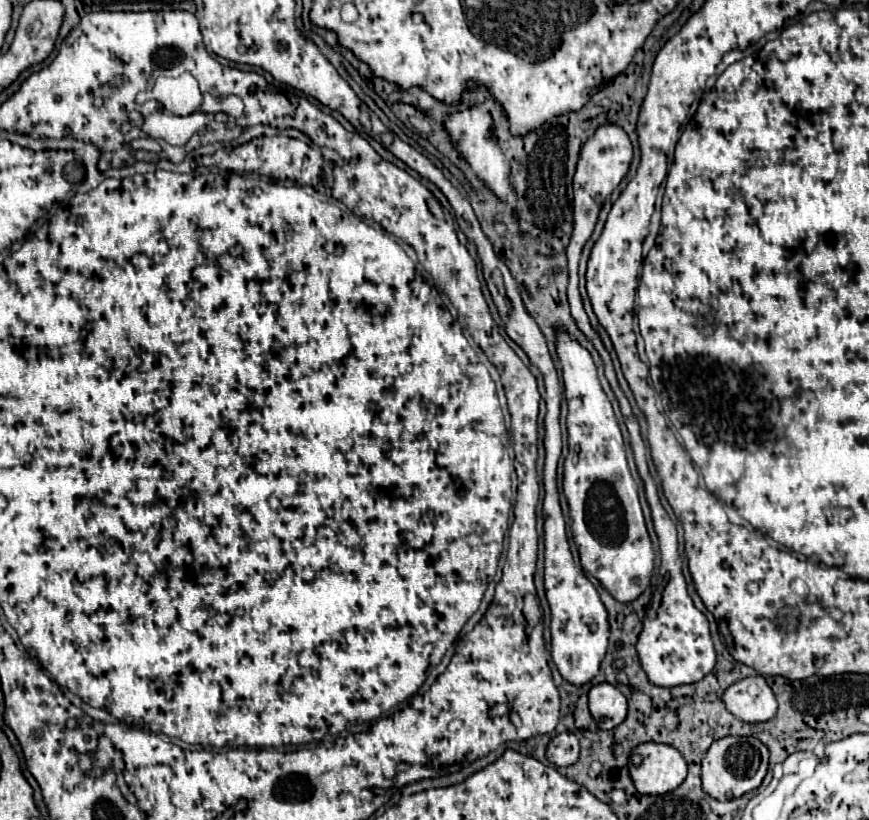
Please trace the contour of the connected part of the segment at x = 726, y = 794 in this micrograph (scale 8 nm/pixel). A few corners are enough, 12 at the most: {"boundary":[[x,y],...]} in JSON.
{"boundary":[[756,737],[716,739],[702,789],[736,799],[760,787],[768,747]]}

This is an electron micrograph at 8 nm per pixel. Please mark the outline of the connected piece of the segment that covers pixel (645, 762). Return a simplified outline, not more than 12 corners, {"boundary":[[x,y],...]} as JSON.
{"boundary":[[642,743],[630,777],[642,795],[664,795],[686,779],[678,749]]}

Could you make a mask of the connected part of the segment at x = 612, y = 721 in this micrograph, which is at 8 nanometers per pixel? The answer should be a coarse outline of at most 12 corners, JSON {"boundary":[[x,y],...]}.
{"boundary":[[610,683],[594,685],[588,707],[600,729],[626,719],[626,697]]}

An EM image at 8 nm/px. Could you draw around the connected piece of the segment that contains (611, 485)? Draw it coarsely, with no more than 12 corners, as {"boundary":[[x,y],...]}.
{"boundary":[[554,335],[564,495],[580,563],[616,601],[655,554],[590,351]]}

